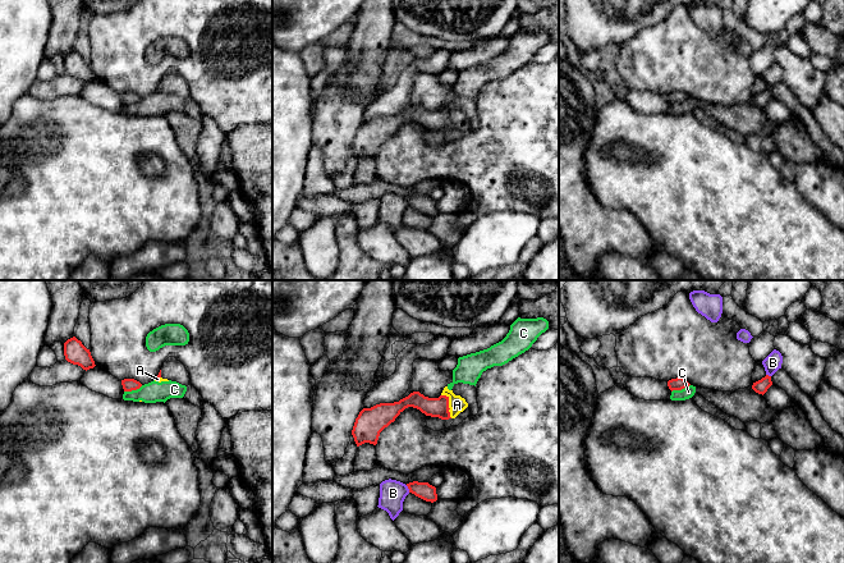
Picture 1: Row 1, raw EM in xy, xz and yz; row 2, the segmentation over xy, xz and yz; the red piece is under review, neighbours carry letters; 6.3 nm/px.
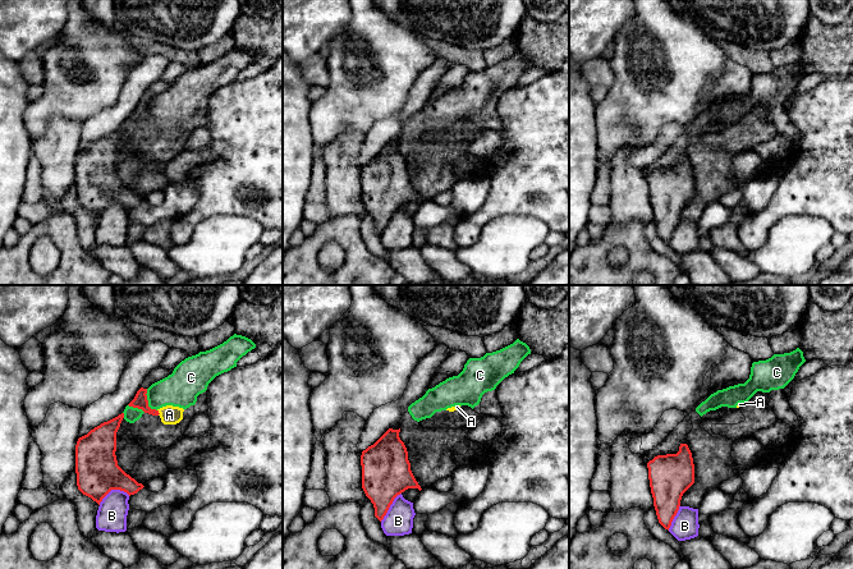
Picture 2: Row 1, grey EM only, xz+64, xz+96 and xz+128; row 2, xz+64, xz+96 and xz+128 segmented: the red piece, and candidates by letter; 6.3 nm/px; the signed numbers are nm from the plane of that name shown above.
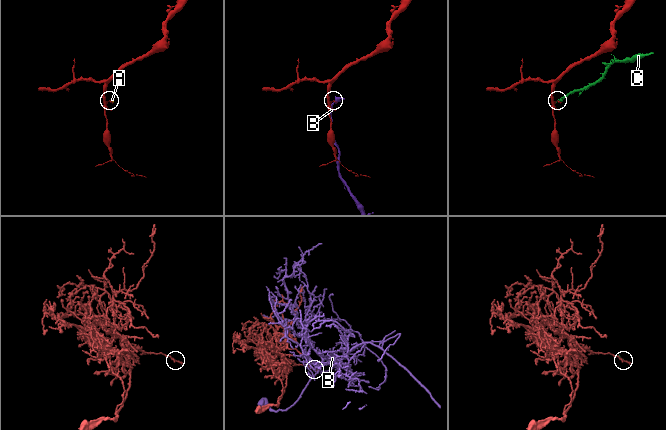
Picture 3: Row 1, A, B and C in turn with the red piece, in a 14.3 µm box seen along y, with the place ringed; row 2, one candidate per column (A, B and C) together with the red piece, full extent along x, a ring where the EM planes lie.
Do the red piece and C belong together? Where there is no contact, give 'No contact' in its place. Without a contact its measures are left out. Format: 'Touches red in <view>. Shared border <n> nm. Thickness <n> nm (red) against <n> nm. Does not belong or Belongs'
Touches red in yz. Shared border 130 nm. Thickness 80 nm (red) against 70 nm. Does not belong

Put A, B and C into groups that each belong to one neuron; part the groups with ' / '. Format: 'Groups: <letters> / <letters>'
Groups: A C / B

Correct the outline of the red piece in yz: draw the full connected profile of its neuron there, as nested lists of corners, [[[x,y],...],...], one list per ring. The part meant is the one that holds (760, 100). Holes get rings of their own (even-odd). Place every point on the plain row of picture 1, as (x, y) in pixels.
[[[766,88],[761,93],[753,96],[752,102],[756,106],[763,109],[771,99],[772,99],[771,90]]]

